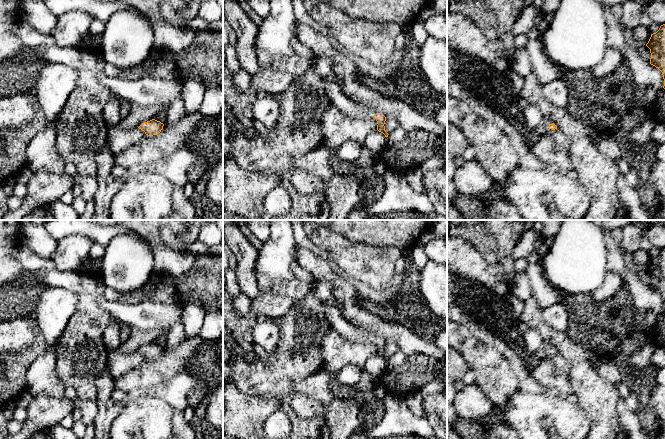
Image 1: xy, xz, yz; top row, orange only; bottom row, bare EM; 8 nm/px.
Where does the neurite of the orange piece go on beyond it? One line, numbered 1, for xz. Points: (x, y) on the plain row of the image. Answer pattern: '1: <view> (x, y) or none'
1: xz (345, 328)

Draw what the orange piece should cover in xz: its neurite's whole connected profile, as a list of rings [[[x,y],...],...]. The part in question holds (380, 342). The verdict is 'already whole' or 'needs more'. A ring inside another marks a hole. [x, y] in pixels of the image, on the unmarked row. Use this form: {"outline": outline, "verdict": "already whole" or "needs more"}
{"outline": [[[324,305],[325,315],[329,321],[330,328],[338,332],[342,337],[351,342],[371,342],[377,345],[377,354],[388,361],[385,355],[386,341],[382,337],[374,338],[367,330],[353,325],[346,320],[336,305]]], "verdict": "needs more"}

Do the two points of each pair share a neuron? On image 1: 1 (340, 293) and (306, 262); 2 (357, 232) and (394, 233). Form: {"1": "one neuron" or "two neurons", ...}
{"1": "one neuron", "2": "one neuron"}

